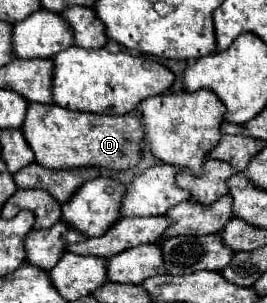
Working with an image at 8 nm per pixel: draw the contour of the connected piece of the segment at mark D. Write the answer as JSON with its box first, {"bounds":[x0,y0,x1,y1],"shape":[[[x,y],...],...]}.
{"bounds":[23,104,143,172],"shape":[[[29,104],[23,134],[35,152],[35,162],[53,170],[97,166],[119,172],[135,168],[139,164],[143,146],[143,128],[137,114],[97,116],[87,112],[73,112],[57,104]]]}

